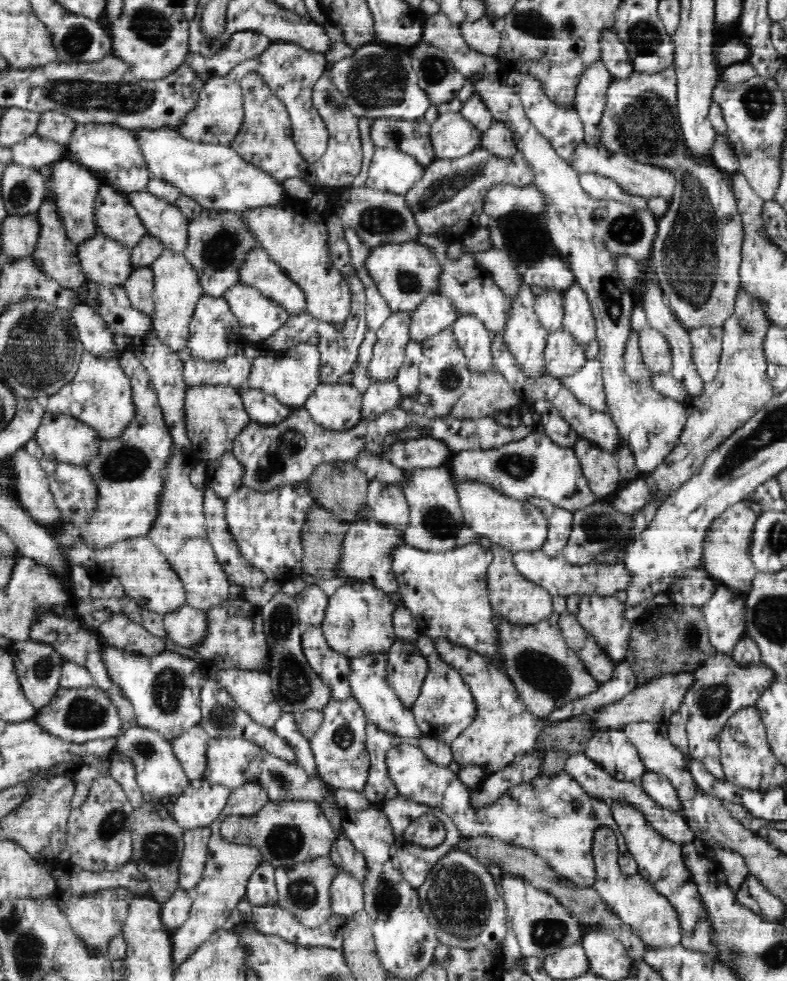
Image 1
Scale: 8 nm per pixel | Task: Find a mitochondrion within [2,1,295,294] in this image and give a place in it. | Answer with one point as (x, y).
(127, 99)

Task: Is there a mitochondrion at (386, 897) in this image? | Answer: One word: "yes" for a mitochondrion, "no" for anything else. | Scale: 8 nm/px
yes

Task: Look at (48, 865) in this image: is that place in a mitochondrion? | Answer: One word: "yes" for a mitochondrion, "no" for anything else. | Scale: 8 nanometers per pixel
no

